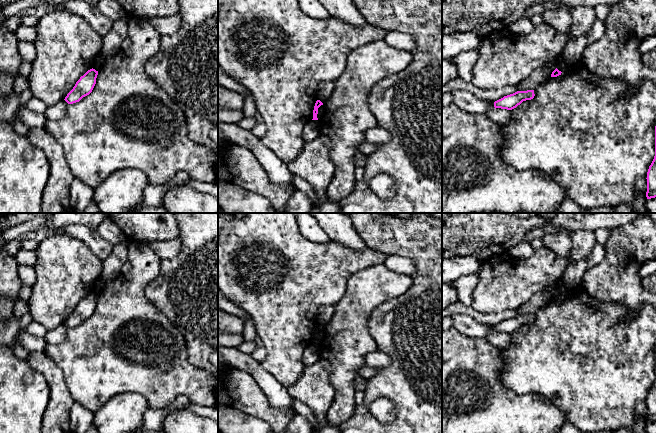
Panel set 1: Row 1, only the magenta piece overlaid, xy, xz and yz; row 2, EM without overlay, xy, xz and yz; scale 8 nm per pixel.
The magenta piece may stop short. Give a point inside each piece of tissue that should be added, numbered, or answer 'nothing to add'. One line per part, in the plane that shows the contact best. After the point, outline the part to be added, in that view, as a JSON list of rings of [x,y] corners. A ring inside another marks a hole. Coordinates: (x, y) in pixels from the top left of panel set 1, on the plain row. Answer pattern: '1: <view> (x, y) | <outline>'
nothing to add

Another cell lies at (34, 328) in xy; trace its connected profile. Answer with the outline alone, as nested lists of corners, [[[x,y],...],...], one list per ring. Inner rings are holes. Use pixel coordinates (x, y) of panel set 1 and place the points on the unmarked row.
[[[32,320],[30,322],[30,324],[27,326],[26,332],[28,332],[29,334],[31,334],[35,337],[45,339],[47,330],[41,324],[39,324],[36,321]]]

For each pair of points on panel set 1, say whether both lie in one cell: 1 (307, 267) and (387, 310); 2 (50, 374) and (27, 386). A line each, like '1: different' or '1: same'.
1: different
2: different

